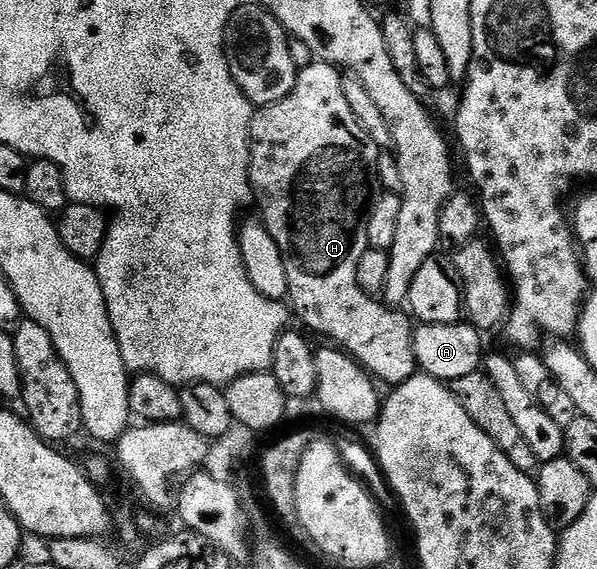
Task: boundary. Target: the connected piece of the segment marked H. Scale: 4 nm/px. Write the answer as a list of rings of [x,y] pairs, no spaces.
[[[313,62],[310,66],[297,71],[294,90],[290,90],[290,94],[286,94],[286,98],[282,98],[273,104],[257,107],[253,111],[250,130],[248,131],[248,183],[252,186],[254,204],[260,207],[259,219],[274,238],[274,242],[282,254],[282,266],[286,266],[286,282],[288,283],[287,299],[292,300],[292,304],[290,303],[291,311],[295,315],[296,312],[300,315],[300,320],[305,324],[305,326],[303,325],[305,329],[313,328],[318,335],[325,336],[328,339],[325,341],[331,342],[337,349],[347,352],[369,376],[377,381],[385,380],[388,386],[395,386],[405,384],[410,377],[417,375],[418,372],[414,350],[412,349],[414,324],[407,315],[404,315],[405,317],[399,316],[396,313],[399,311],[393,310],[379,299],[368,296],[358,286],[358,258],[362,258],[364,251],[369,248],[368,239],[366,238],[366,222],[368,221],[368,209],[374,199],[372,179],[374,181],[377,179],[377,163],[382,152],[358,122],[354,110],[350,110],[350,102],[346,102],[346,94],[344,93],[344,82],[345,77],[342,75],[341,69],[336,68],[333,64]]]

